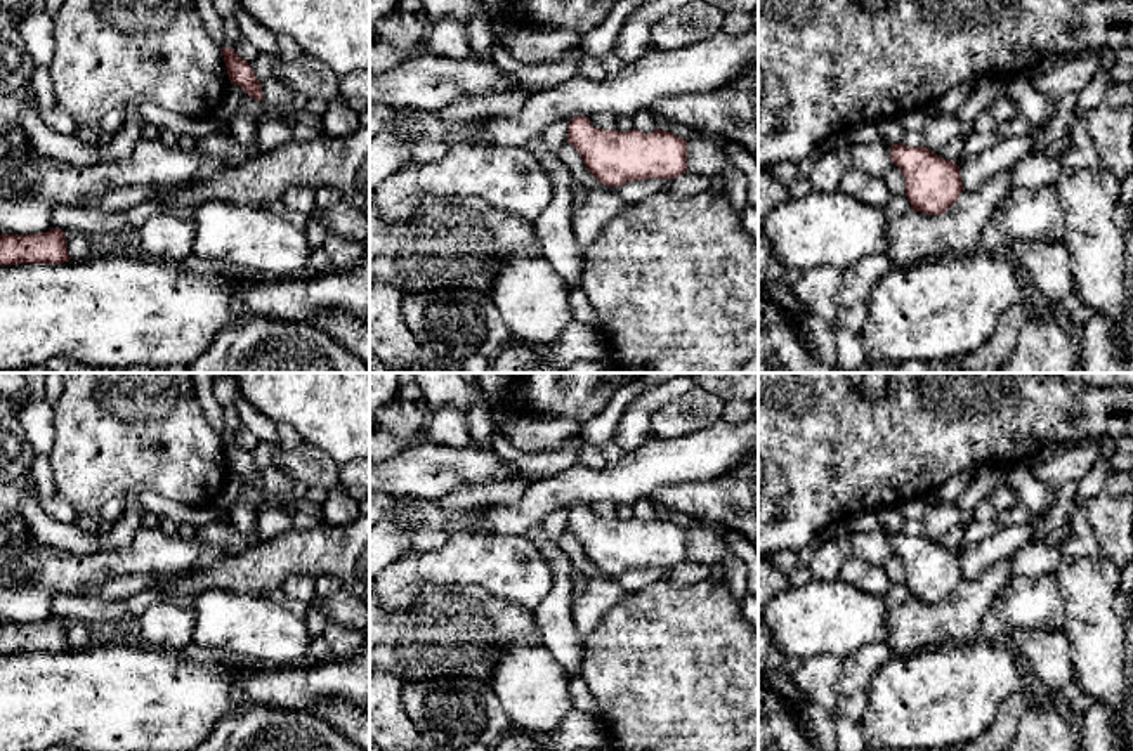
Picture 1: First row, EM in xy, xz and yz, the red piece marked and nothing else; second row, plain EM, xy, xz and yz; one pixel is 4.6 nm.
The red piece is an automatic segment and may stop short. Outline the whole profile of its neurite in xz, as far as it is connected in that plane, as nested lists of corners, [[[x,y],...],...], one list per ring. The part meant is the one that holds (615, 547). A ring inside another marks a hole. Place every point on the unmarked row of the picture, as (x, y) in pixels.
[[[576,505],[569,508],[566,529],[580,541],[588,560],[607,576],[619,576],[630,569],[670,569],[689,560],[685,527],[659,517],[649,522],[639,520],[635,517],[630,520],[602,519],[595,517],[588,505]]]

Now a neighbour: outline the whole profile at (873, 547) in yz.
[[[878,527],[869,532],[850,534],[852,555],[862,558],[871,565],[885,565],[892,555],[890,543],[887,539],[885,529]]]

